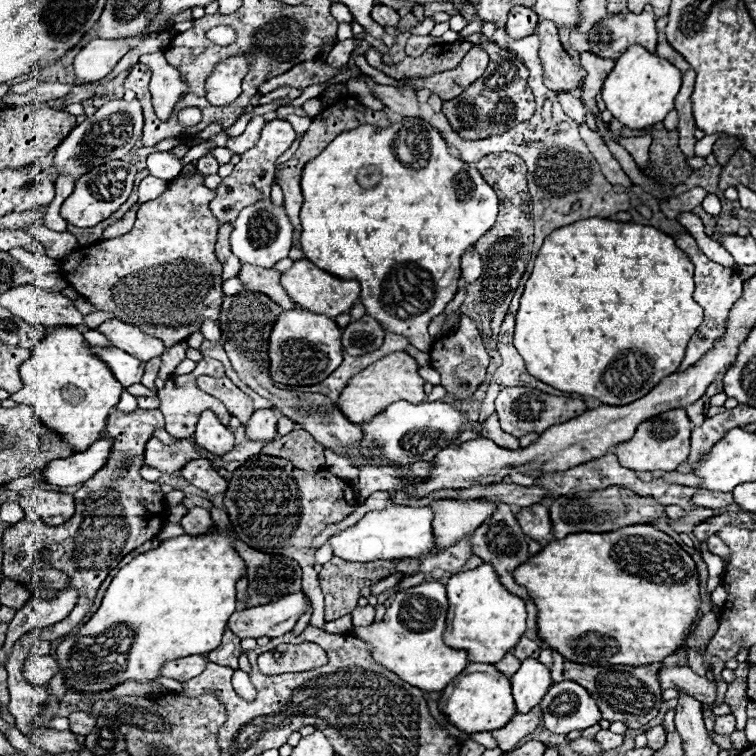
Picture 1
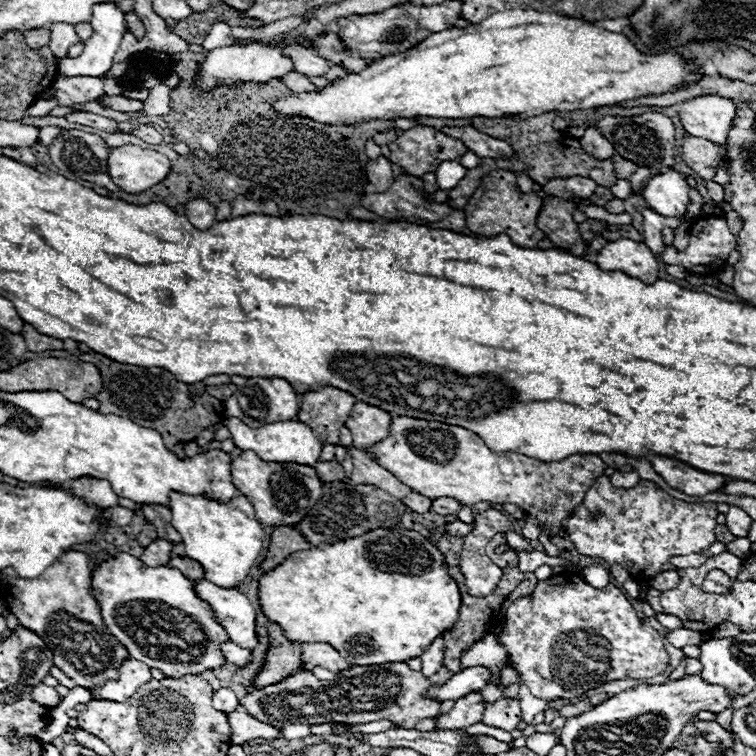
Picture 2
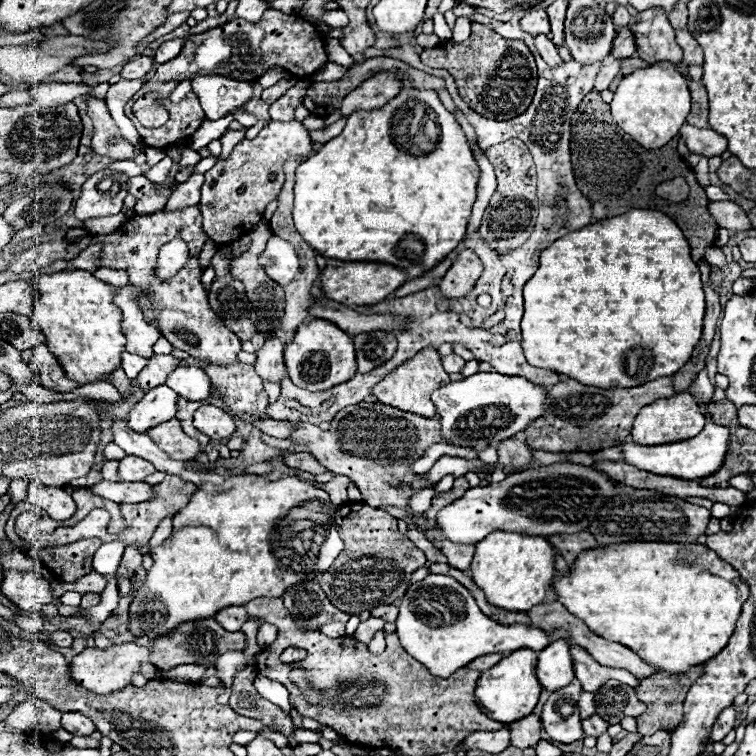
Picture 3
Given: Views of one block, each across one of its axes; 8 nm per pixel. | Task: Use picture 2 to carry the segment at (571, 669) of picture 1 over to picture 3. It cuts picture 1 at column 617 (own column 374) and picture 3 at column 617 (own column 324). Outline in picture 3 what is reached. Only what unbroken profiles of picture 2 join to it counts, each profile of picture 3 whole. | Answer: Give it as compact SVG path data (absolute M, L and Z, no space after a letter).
M606 680L594 694L596 714L610 724L618 724L624 716L640 716L646 706L636 698L636 690L628 684Z

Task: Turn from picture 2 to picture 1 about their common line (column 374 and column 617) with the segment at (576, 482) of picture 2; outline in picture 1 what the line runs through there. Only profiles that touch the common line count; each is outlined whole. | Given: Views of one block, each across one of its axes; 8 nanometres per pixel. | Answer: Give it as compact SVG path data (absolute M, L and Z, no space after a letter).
M682 408L668 410L668 412L656 414L654 418L648 418L642 424L638 424L634 436L630 440L618 444L614 454L618 456L620 466L630 468L634 472L654 472L654 470L672 472L688 458L692 428L694 426Z

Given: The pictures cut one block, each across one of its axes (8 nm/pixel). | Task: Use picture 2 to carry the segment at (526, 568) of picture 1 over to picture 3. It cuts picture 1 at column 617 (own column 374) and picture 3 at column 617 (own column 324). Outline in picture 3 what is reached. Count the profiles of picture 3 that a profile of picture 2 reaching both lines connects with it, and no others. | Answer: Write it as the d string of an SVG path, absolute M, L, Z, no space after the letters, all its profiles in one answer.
M614 544L604 548L594 548L590 552L580 552L568 574L562 574L554 582L554 592L558 602L568 608L570 614L578 616L588 628L618 644L626 644L632 652L638 652L648 664L680 674L690 666L704 664L726 648L734 624L740 616L742 604L748 600L748 584L740 580L738 572L720 560L712 550L702 544Z

